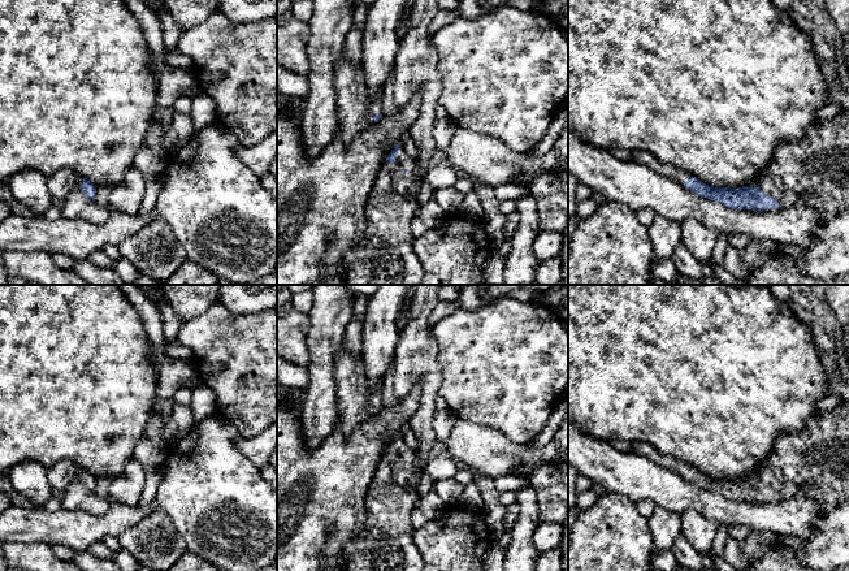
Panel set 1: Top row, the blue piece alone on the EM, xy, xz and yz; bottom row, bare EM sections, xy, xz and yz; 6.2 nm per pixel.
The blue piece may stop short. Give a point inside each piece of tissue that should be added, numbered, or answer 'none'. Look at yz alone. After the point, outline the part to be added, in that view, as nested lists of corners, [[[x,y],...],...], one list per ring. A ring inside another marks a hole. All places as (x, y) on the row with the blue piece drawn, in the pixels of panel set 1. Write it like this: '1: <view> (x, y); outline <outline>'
1: yz (640, 156); outline [[[634,150],[632,160],[637,164],[647,166],[657,174],[660,174],[680,183],[693,177],[683,169],[660,163],[654,155],[647,151]]]
2: yz (813, 172); outline [[[849,111],[841,112],[832,120],[820,120],[798,140],[781,140],[775,148],[771,163],[746,187],[759,187],[779,203],[779,209],[810,207],[831,216],[849,211]]]

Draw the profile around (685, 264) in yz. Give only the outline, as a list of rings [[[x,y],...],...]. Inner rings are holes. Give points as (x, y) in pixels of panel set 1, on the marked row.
[[[679,243],[672,252],[672,263],[679,274],[690,280],[703,280],[702,264],[698,261],[685,245]]]

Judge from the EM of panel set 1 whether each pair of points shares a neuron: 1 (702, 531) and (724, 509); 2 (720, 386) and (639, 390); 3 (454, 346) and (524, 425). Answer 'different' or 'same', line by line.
1: different
2: same
3: same

